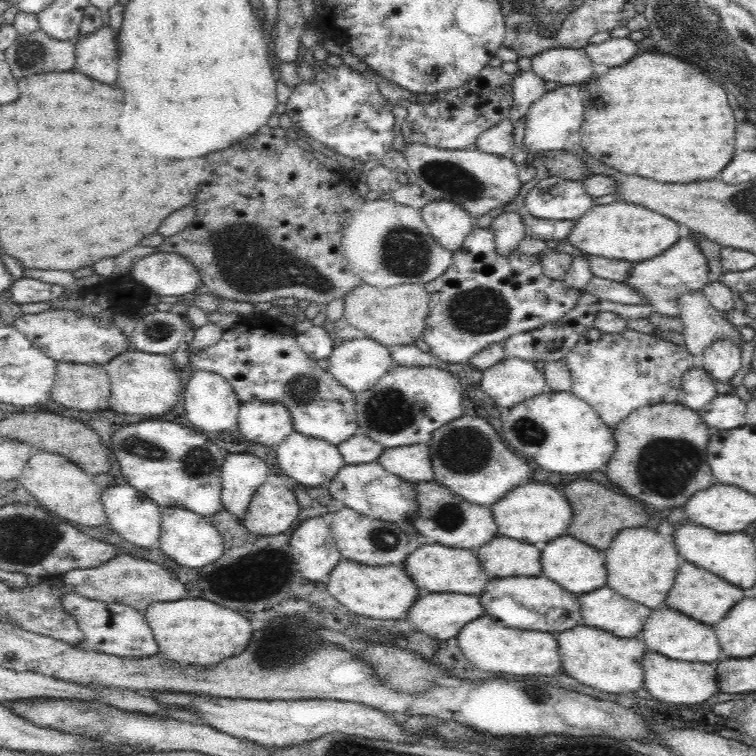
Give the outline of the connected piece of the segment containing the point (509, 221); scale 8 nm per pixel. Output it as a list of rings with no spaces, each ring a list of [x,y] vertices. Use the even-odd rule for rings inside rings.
[[[516,212],[498,215],[491,222],[489,229],[492,231],[492,244],[498,257],[507,257],[514,253],[525,237],[522,217]]]

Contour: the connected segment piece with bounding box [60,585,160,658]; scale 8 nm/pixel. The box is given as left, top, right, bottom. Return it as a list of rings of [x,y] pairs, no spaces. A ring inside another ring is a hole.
[[[64,585],[60,603],[62,603],[62,609],[74,618],[76,627],[84,633],[84,640],[78,644],[82,649],[122,658],[150,658],[160,655],[159,646],[144,612],[120,603],[84,598],[75,591],[64,589]]]

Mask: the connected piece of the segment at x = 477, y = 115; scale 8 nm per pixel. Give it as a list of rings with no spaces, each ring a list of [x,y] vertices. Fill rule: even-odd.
[[[486,65],[466,84],[450,90],[440,90],[430,95],[426,101],[401,100],[397,104],[404,106],[407,117],[399,125],[398,132],[405,142],[418,143],[440,150],[476,149],[480,134],[508,118],[512,106],[512,75],[500,67]]]

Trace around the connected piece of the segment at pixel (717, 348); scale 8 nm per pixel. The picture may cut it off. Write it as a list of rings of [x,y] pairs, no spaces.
[[[720,340],[704,350],[702,368],[716,383],[731,383],[740,368],[741,352],[734,341]]]

